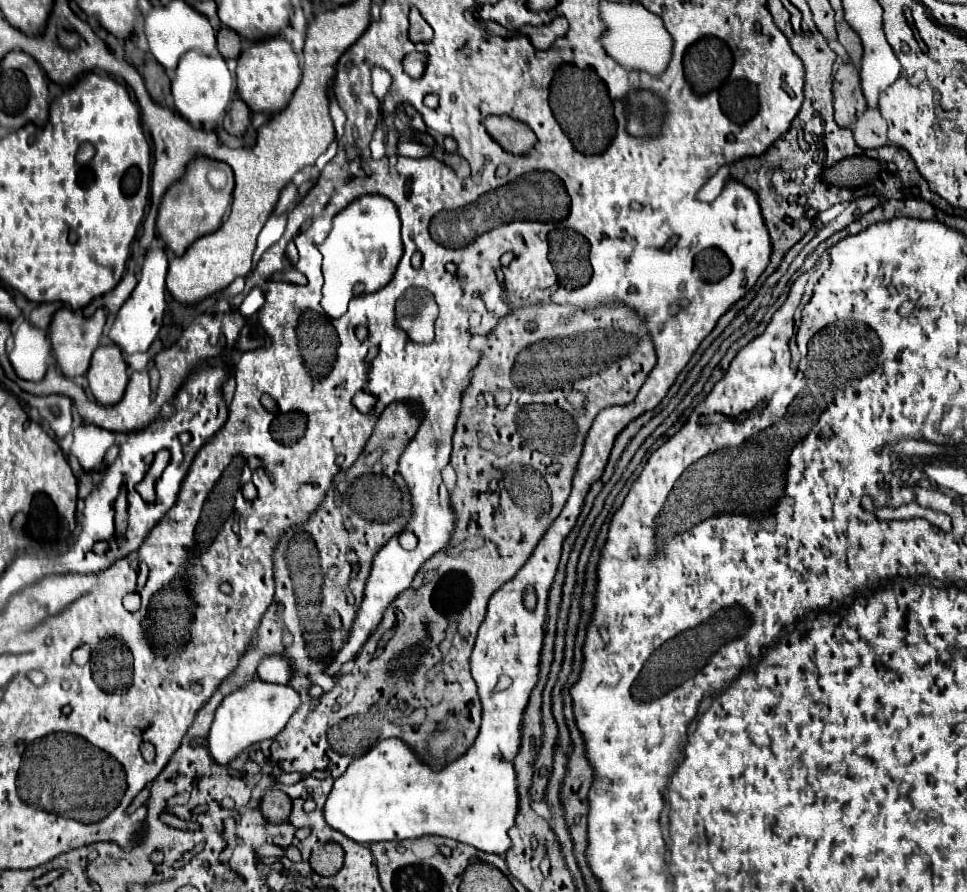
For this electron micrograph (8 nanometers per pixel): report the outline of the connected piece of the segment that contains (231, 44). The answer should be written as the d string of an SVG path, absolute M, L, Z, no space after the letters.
M227 27L219 29L219 33L217 33L217 49L225 59L237 59L241 55L241 47L243 47L243 41L235 31L231 31Z

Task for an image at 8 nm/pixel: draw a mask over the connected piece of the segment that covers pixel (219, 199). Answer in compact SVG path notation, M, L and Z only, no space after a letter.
M197 157L193 163L189 163L185 177L181 181L177 181L163 197L161 205L159 205L159 213L157 213L157 221L155 221L155 231L157 237L161 237L165 241L165 247L171 249L177 257L183 255L187 251L187 247L197 241L203 235L209 235L213 231L217 231L223 223L225 213L229 211L229 205L233 201L231 193L233 193L233 173L227 171L227 183L223 189L213 189L211 183L207 181L207 171L213 165L221 165L213 159L205 159L205 157Z

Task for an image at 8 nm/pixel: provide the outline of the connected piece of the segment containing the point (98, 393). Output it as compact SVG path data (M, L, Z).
M115 345L97 347L91 359L91 367L87 371L87 381L97 403L119 403L129 381L121 349L117 349Z

